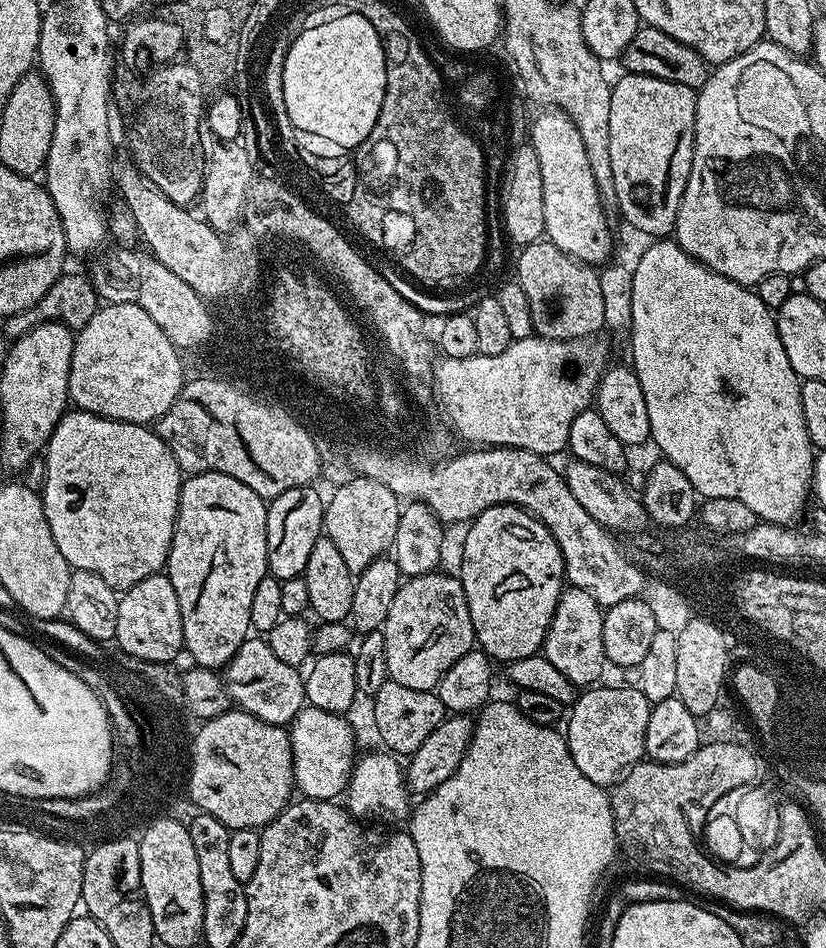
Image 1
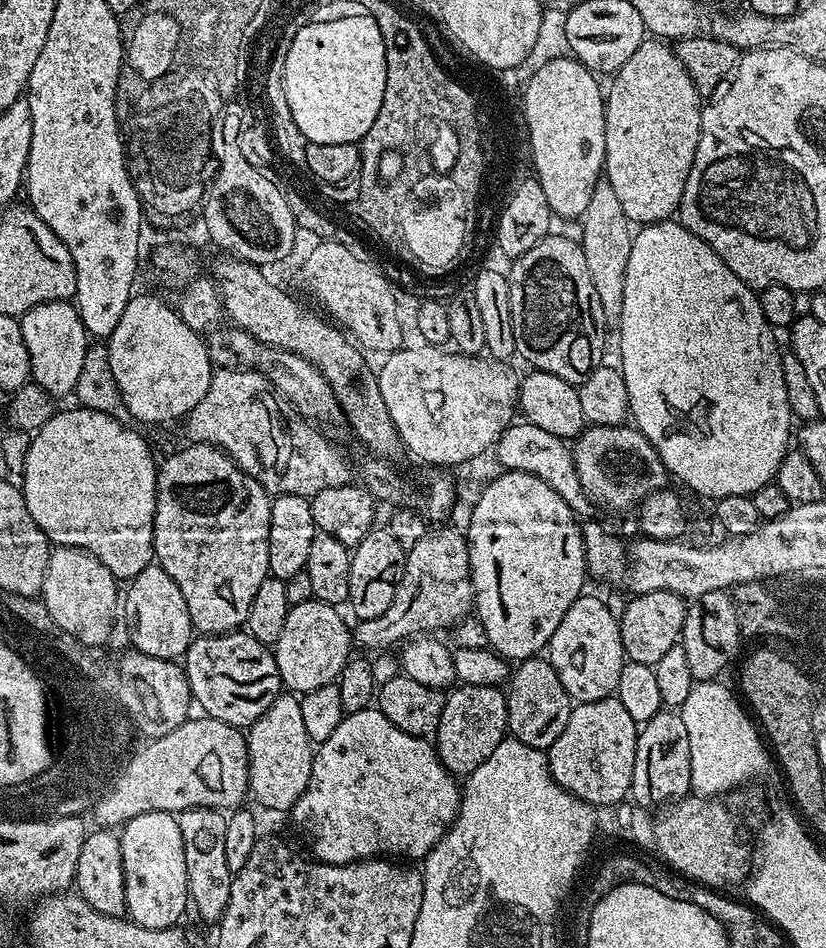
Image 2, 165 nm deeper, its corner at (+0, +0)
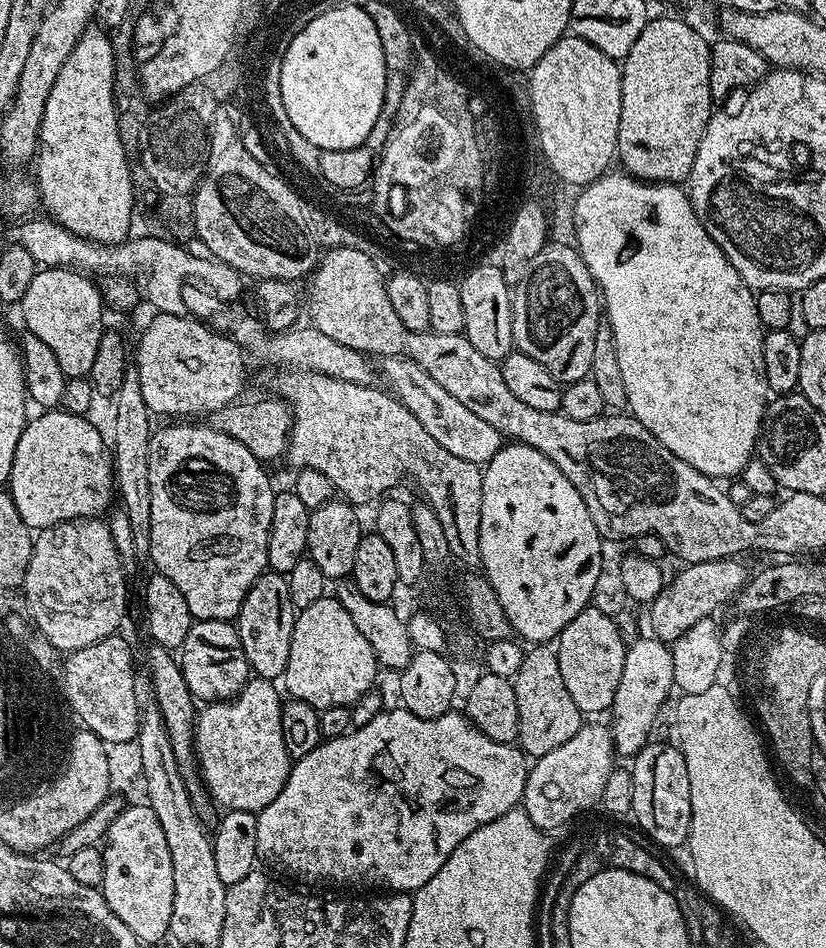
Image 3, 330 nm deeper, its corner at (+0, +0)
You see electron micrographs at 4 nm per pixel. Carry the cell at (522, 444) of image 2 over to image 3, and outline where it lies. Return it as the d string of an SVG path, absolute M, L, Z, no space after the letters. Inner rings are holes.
M388 356L381 361L381 364L391 393L403 402L418 422L422 423L434 442L445 447L454 457L483 466L497 453L498 449L503 447L504 437L494 429L494 426L483 421L475 413L471 413L458 398L447 393L413 360L402 356Z

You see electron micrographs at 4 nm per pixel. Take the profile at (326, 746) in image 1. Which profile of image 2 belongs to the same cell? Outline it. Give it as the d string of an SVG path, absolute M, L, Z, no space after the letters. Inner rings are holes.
M281 694L272 703L272 711L262 714L247 729L248 742L248 786L251 795L264 808L273 808L276 812L287 813L302 798L310 782L310 770L314 745L306 734L306 725L302 722L302 706L292 694Z

